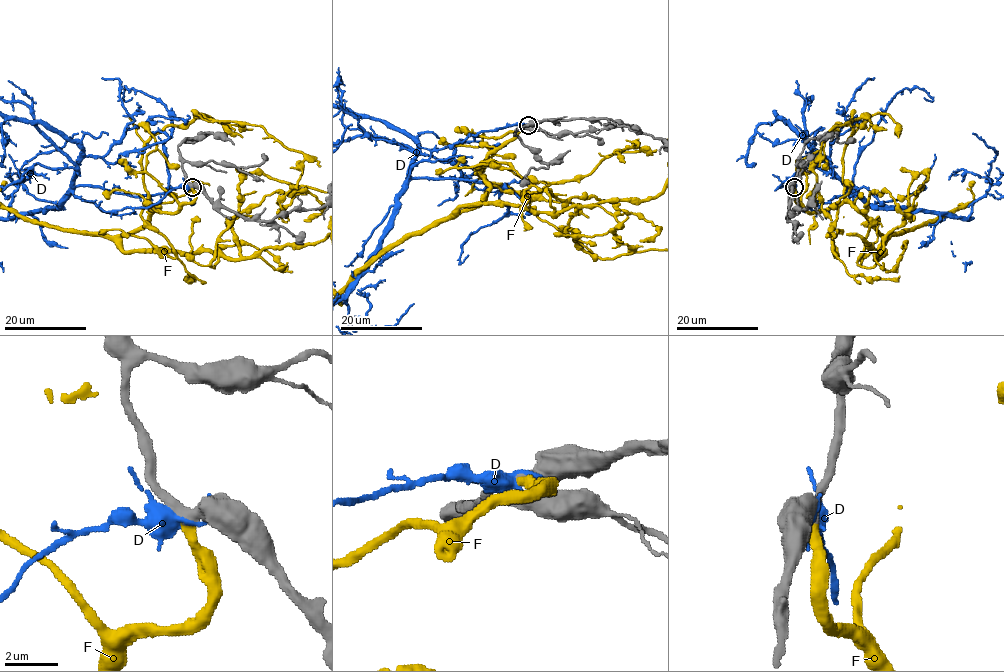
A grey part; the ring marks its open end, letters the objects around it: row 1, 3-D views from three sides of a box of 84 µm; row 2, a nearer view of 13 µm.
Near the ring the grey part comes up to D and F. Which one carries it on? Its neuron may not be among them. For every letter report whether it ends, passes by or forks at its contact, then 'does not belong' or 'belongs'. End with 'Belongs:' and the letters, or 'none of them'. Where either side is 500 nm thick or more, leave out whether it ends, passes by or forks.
D: it passes by; does not belong
F: it ends there; belongs
Belongs: F

